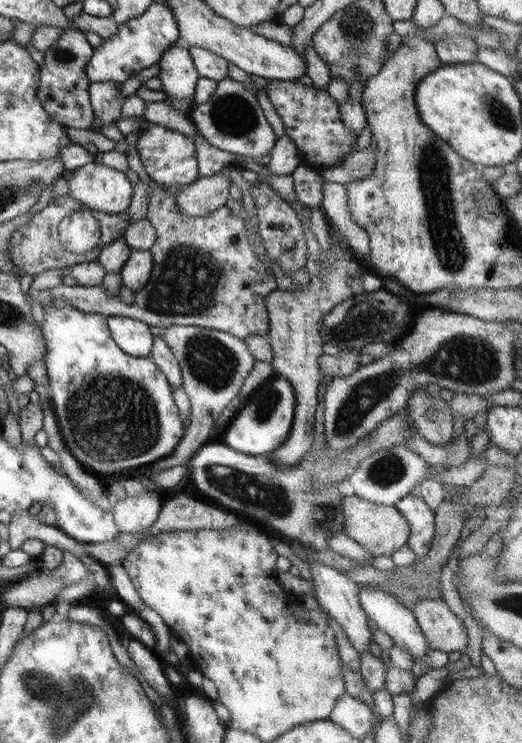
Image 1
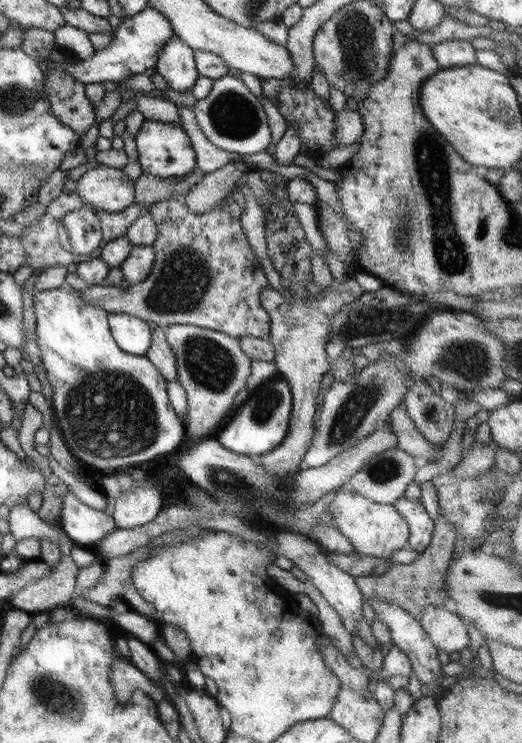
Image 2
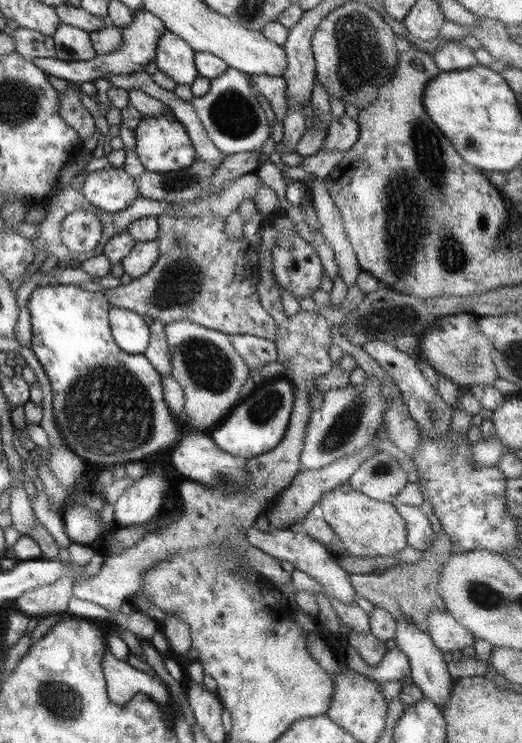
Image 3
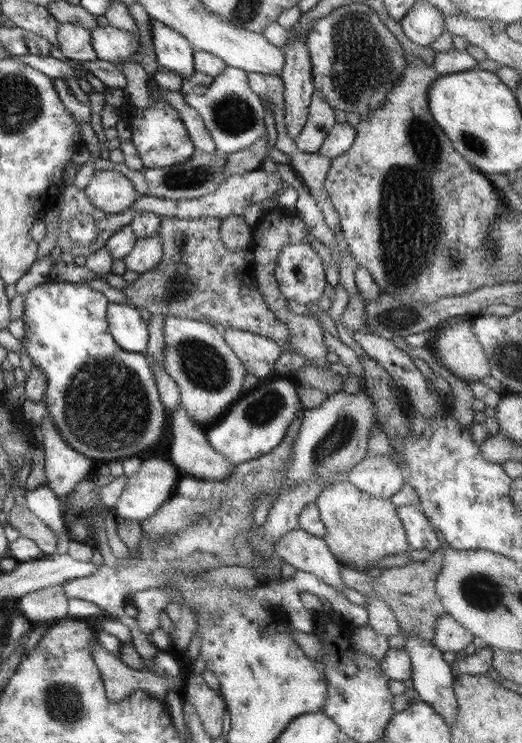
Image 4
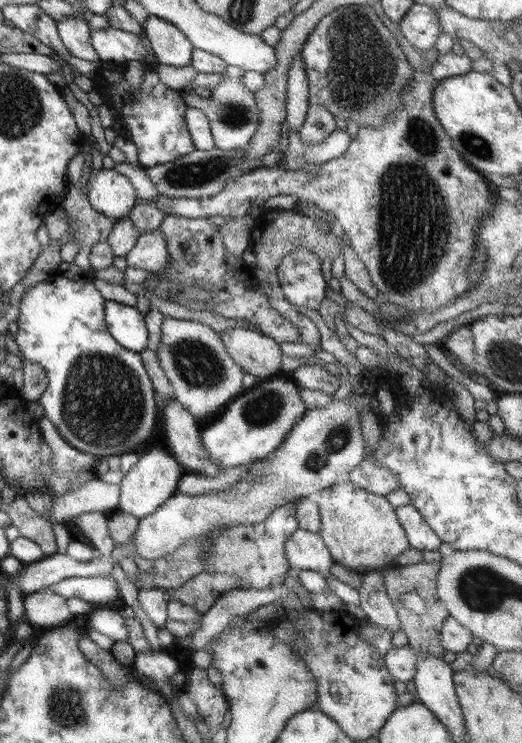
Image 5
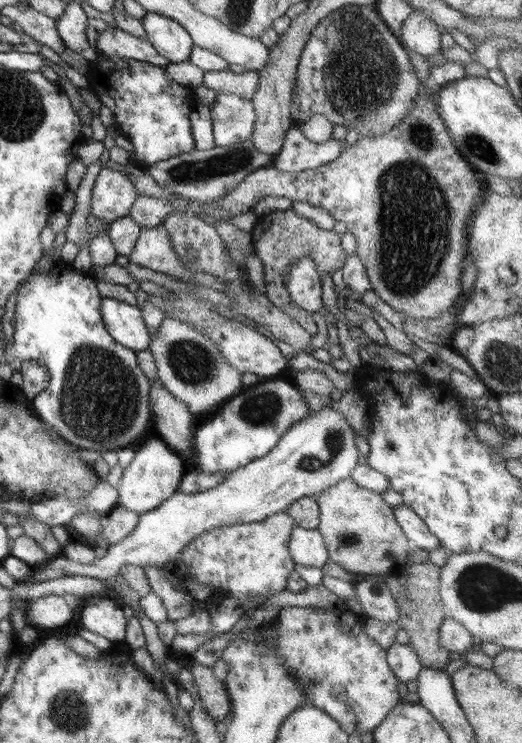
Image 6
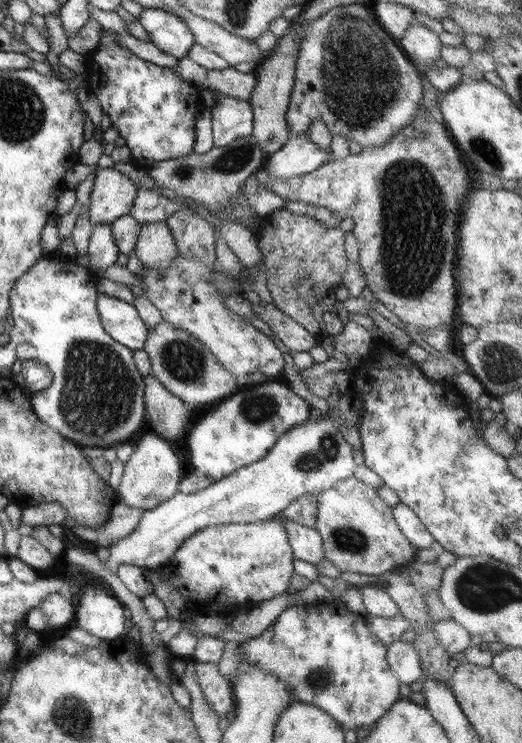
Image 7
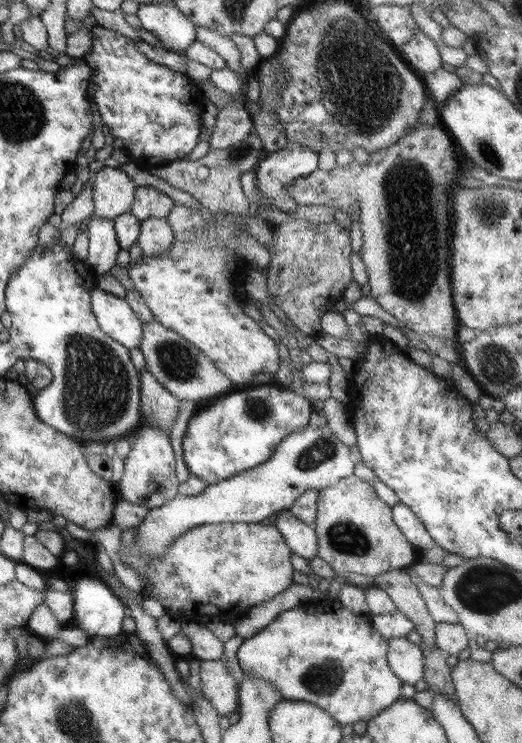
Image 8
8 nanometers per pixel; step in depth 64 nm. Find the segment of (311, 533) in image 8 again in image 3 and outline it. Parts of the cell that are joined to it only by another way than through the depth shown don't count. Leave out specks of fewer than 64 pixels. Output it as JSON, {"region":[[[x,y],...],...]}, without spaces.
{"region":[[[255,526],[244,529],[246,540],[250,541],[256,548],[278,560],[287,560],[294,568],[309,574],[328,596],[332,596],[344,604],[354,604],[357,592],[354,585],[350,583],[348,572],[336,562],[336,555],[331,552],[320,540],[312,537],[307,530],[301,528],[276,529],[271,528],[268,532],[258,530]]]}

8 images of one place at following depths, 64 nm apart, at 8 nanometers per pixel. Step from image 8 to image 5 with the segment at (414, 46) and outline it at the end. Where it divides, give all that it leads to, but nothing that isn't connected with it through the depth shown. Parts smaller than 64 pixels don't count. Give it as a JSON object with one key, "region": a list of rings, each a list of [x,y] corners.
{"region":[[[414,3],[399,24],[408,42],[424,52],[436,46],[443,32],[436,9],[427,4]]]}

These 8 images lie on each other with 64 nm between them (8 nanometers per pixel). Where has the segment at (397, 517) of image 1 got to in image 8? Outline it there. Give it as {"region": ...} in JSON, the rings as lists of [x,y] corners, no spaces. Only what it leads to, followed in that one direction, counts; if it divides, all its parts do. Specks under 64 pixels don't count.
{"region":[[[354,474],[314,496],[317,499],[313,525],[318,535],[317,556],[332,565],[337,581],[344,581],[349,574],[378,576],[394,569],[406,569],[414,562],[416,548],[392,520],[391,506],[378,497],[368,481]]]}

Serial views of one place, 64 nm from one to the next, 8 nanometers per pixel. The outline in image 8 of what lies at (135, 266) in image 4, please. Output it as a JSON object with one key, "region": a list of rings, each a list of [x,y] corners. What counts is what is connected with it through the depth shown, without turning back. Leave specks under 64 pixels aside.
{"region":[[[150,218],[141,221],[137,240],[144,257],[160,257],[166,255],[175,236],[166,218]]]}

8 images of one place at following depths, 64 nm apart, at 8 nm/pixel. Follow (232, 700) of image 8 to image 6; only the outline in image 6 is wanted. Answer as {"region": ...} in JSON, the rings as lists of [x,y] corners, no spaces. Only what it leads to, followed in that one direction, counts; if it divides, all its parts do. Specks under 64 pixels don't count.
{"region":[[[194,663],[191,674],[204,710],[216,720],[216,723],[222,721],[232,708],[225,685],[215,678],[212,668],[202,666],[202,664]]]}

